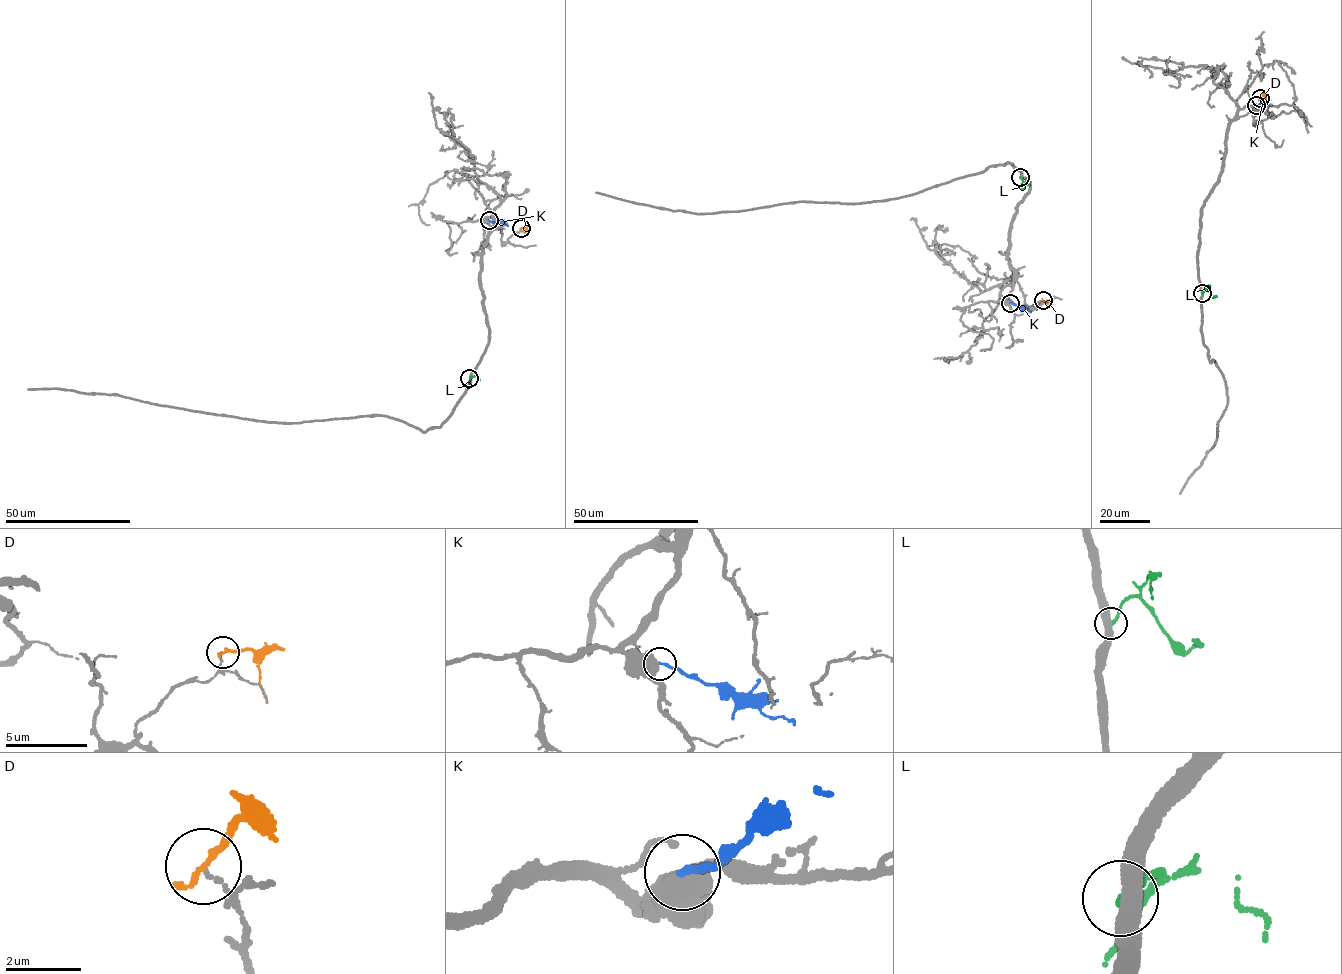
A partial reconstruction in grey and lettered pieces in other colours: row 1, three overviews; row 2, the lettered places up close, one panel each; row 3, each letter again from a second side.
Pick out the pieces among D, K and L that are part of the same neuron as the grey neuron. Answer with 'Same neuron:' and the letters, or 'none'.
Same neuron: none

